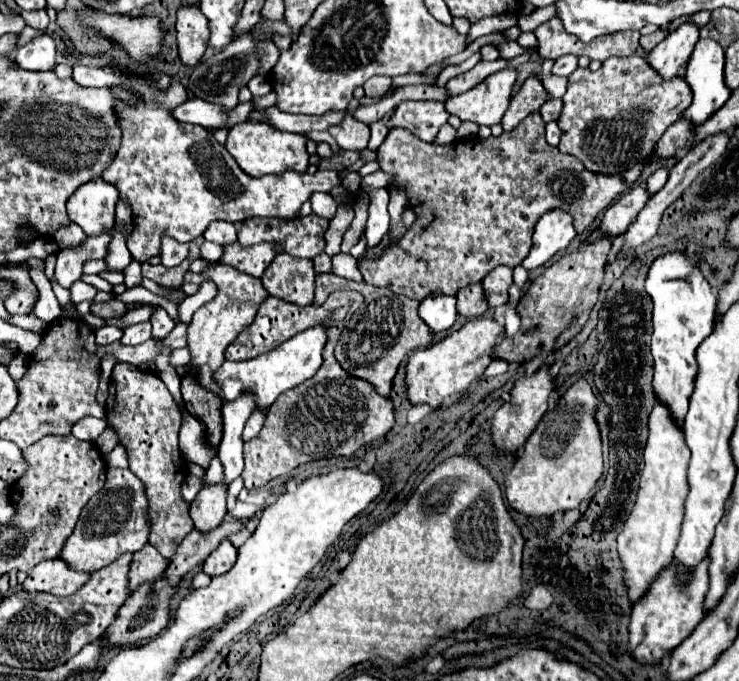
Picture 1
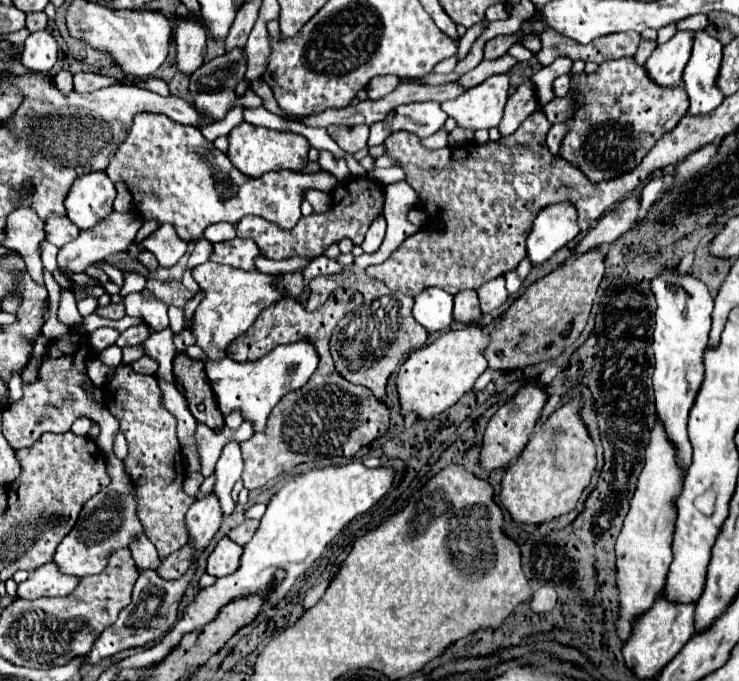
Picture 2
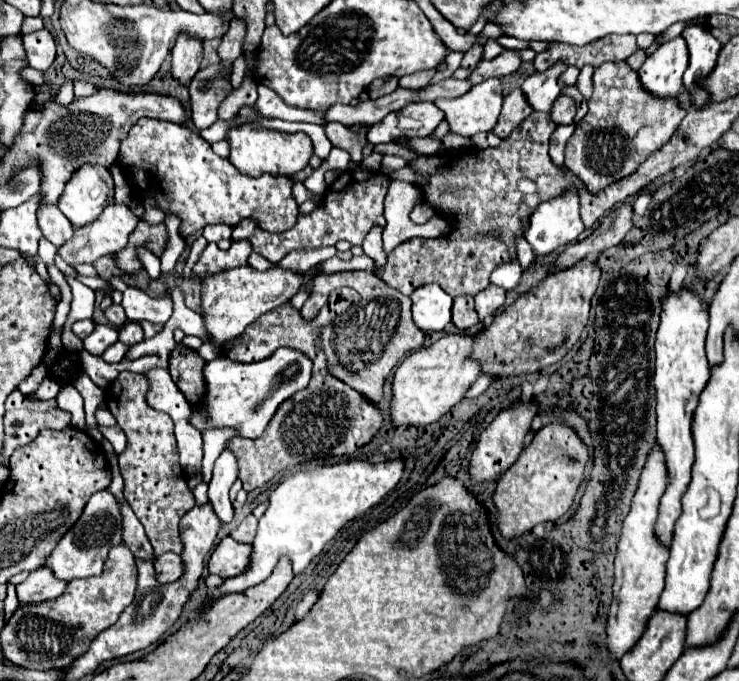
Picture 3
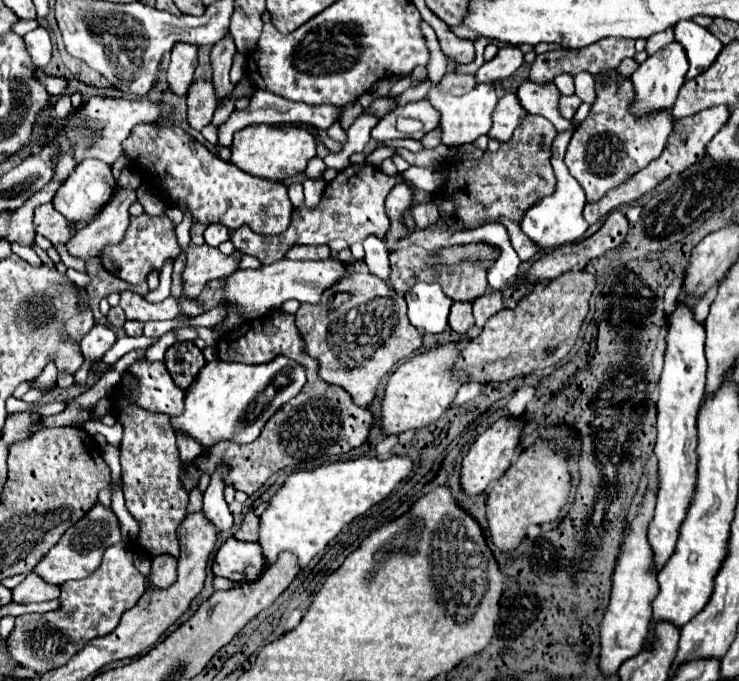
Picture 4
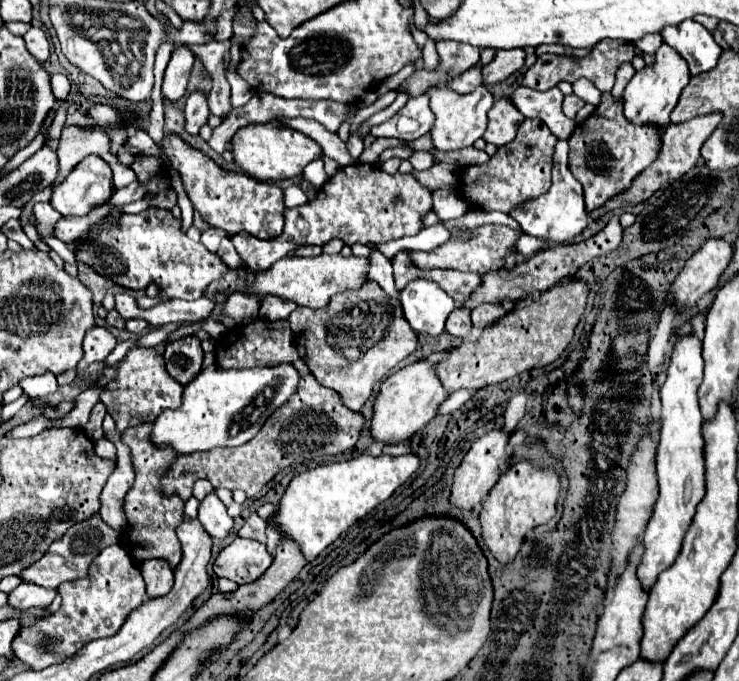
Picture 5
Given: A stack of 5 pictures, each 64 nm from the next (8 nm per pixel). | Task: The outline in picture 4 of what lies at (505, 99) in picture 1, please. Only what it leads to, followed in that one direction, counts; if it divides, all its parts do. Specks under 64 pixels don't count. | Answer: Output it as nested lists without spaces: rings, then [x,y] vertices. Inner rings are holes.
[[[478,84],[472,92],[464,96],[454,96],[438,90],[432,86],[428,90],[428,100],[430,104],[440,112],[440,130],[442,130],[442,144],[452,148],[452,146],[462,146],[462,144],[472,144],[478,136],[486,134],[488,128],[492,126],[492,112],[496,108],[498,96],[492,84]]]

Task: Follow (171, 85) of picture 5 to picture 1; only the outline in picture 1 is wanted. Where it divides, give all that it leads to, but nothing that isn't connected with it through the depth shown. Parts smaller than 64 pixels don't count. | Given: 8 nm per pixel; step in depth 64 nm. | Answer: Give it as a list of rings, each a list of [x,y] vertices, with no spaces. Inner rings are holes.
[[[184,6],[178,10],[176,32],[178,32],[178,54],[182,64],[196,66],[202,60],[210,38],[208,20],[198,6]]]

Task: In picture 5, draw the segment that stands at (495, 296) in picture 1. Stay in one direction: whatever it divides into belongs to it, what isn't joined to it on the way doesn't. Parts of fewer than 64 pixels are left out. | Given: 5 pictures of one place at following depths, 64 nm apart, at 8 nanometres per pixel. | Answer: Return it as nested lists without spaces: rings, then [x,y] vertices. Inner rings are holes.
[[[480,304],[470,314],[472,316],[472,326],[474,328],[486,328],[488,324],[492,324],[492,320],[498,320],[504,314],[506,314],[506,310],[504,310],[502,304]]]

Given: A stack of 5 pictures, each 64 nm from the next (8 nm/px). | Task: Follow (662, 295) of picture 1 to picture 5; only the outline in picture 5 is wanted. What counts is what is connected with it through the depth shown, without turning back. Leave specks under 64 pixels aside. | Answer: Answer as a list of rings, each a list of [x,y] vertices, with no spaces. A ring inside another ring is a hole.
[[[684,334],[676,340],[668,376],[664,386],[660,388],[662,398],[662,428],[660,428],[660,444],[656,456],[658,484],[660,496],[654,506],[652,520],[648,522],[646,534],[642,538],[644,556],[638,564],[638,580],[642,580],[644,588],[650,590],[660,572],[664,572],[678,558],[684,534],[692,524],[692,516],[696,506],[704,498],[706,492],[706,468],[704,468],[704,436],[702,436],[702,414],[698,408],[698,386],[704,376],[704,360],[702,360],[702,344],[694,334]]]

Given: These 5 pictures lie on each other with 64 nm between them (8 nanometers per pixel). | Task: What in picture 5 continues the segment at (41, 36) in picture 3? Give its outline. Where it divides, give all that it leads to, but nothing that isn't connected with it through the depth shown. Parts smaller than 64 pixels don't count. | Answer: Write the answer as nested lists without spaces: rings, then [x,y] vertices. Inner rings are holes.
[[[32,26],[22,38],[24,38],[24,42],[26,42],[28,52],[30,52],[32,56],[36,56],[38,62],[46,62],[46,58],[48,58],[48,54],[50,54],[50,42],[48,42],[44,30]]]

